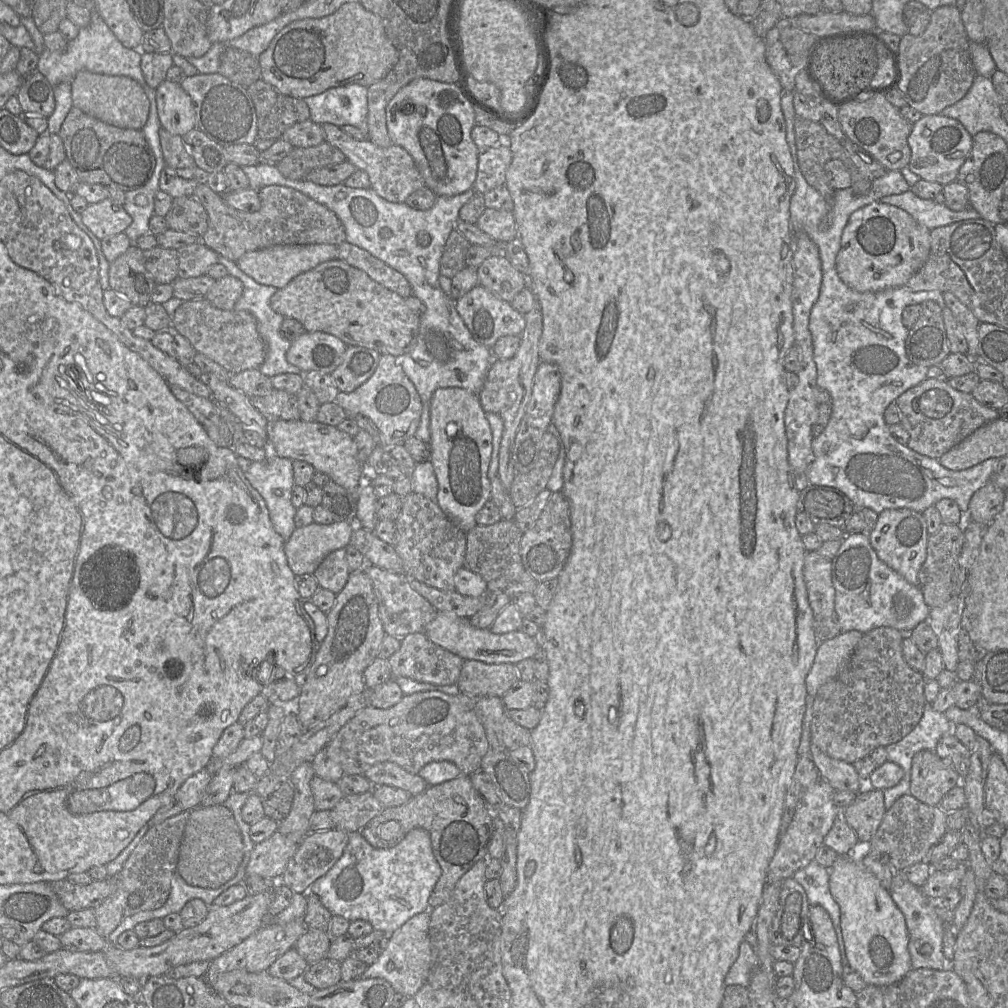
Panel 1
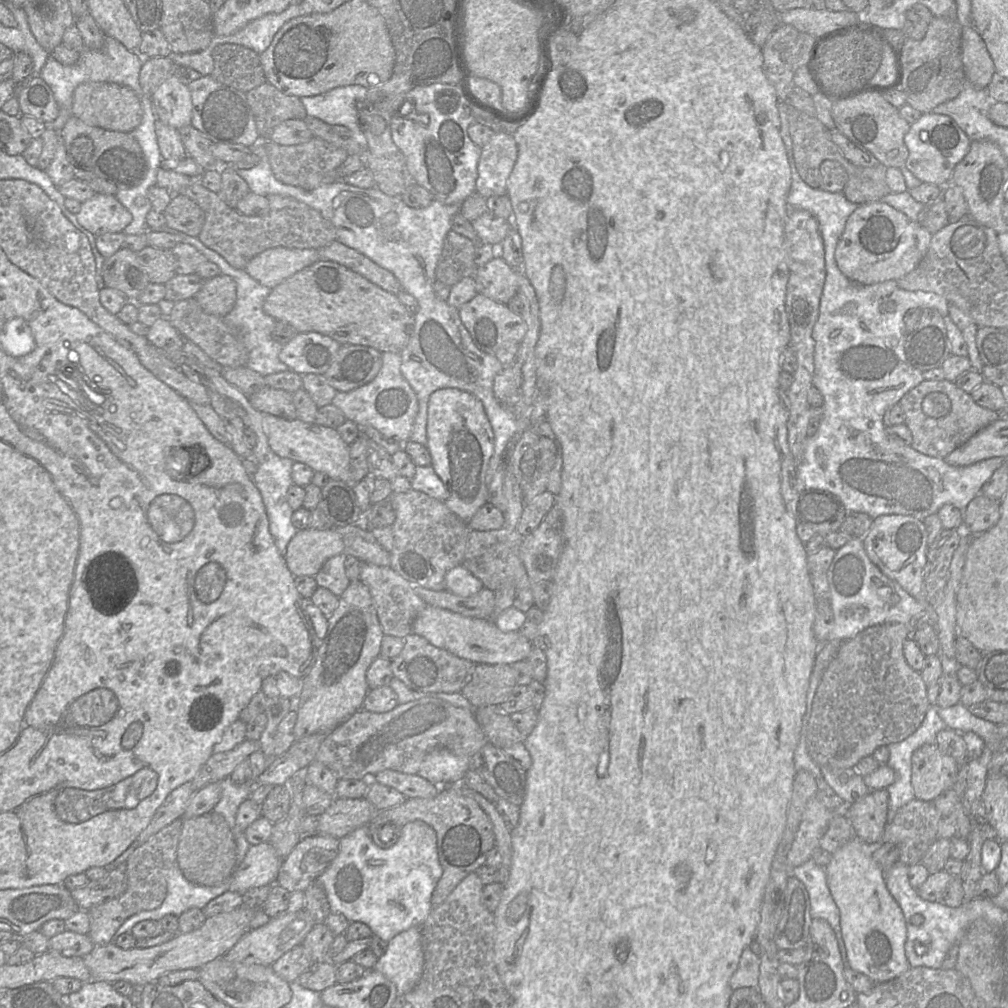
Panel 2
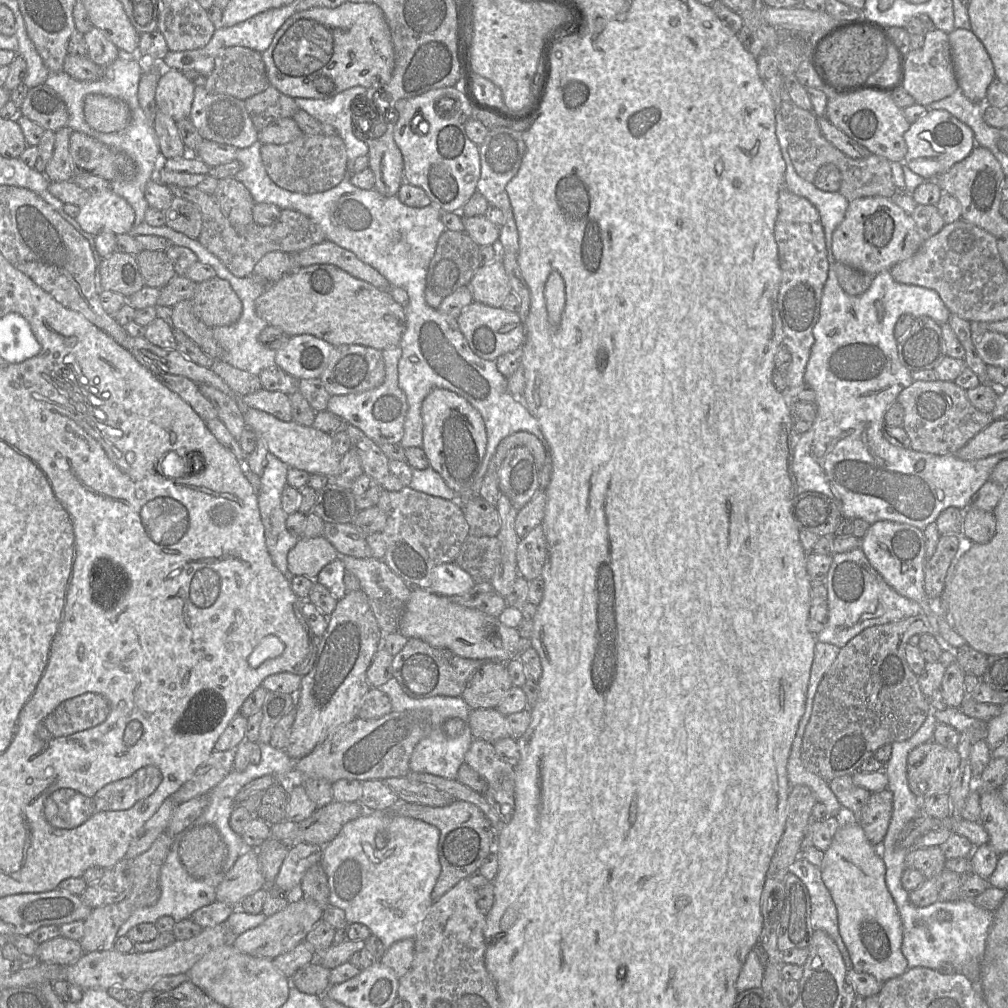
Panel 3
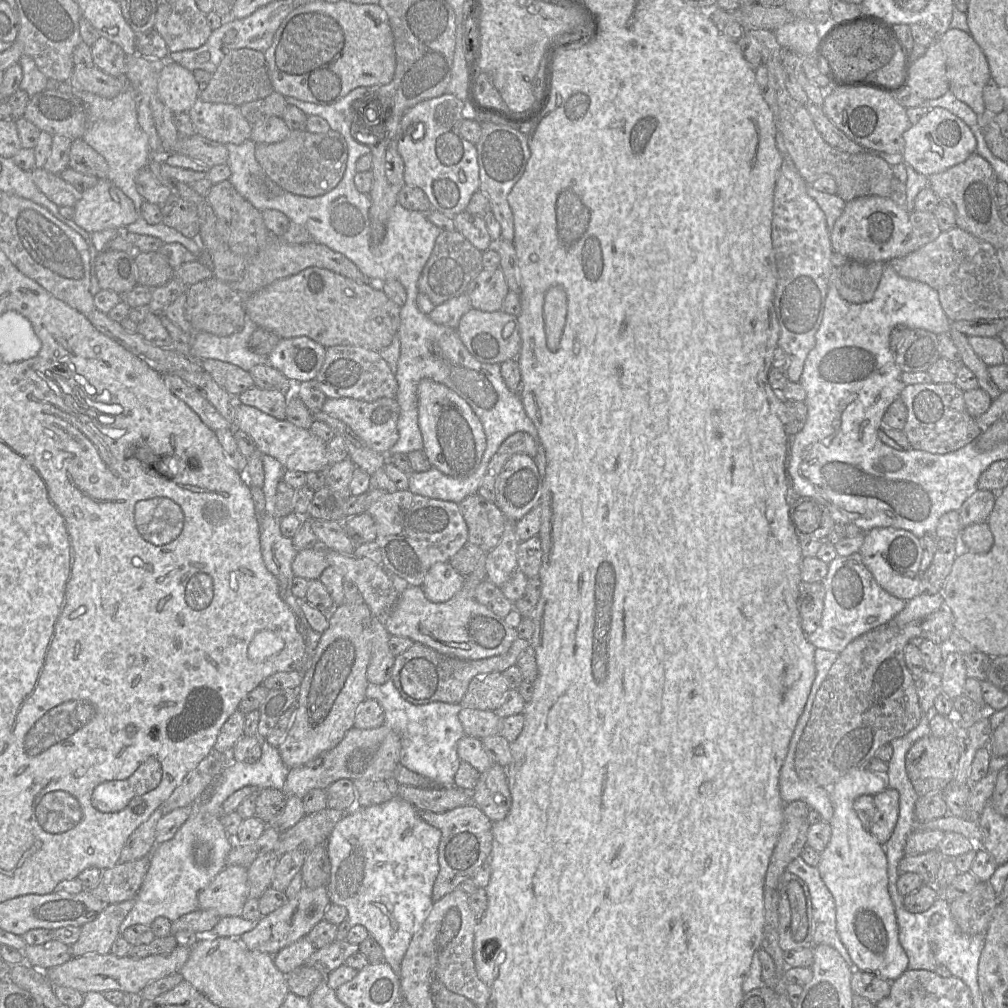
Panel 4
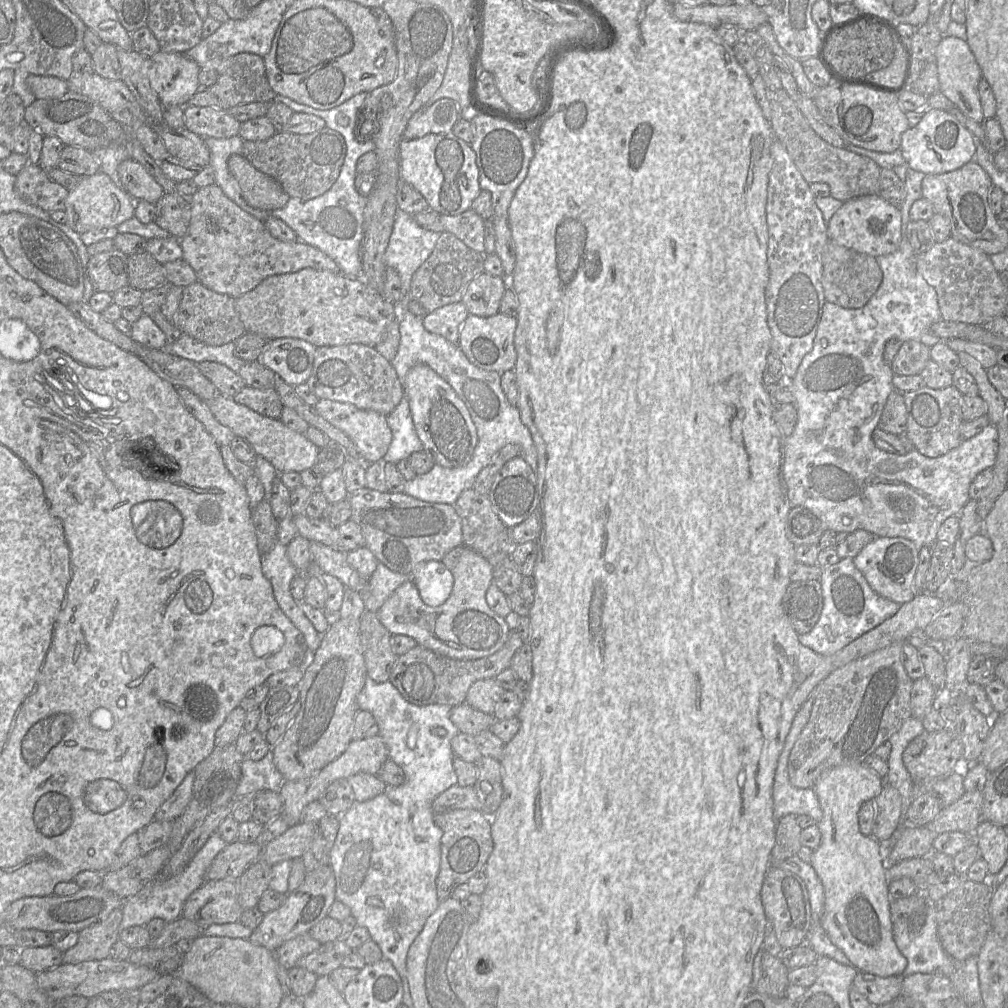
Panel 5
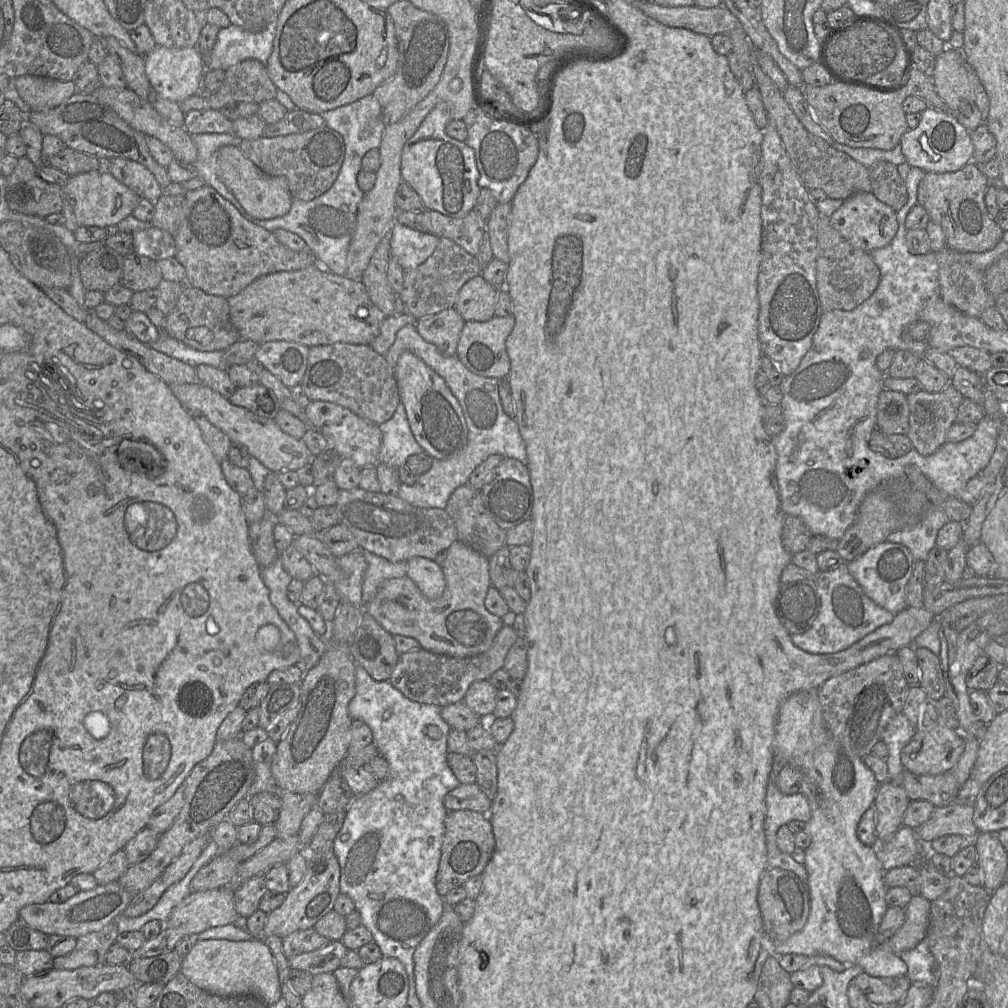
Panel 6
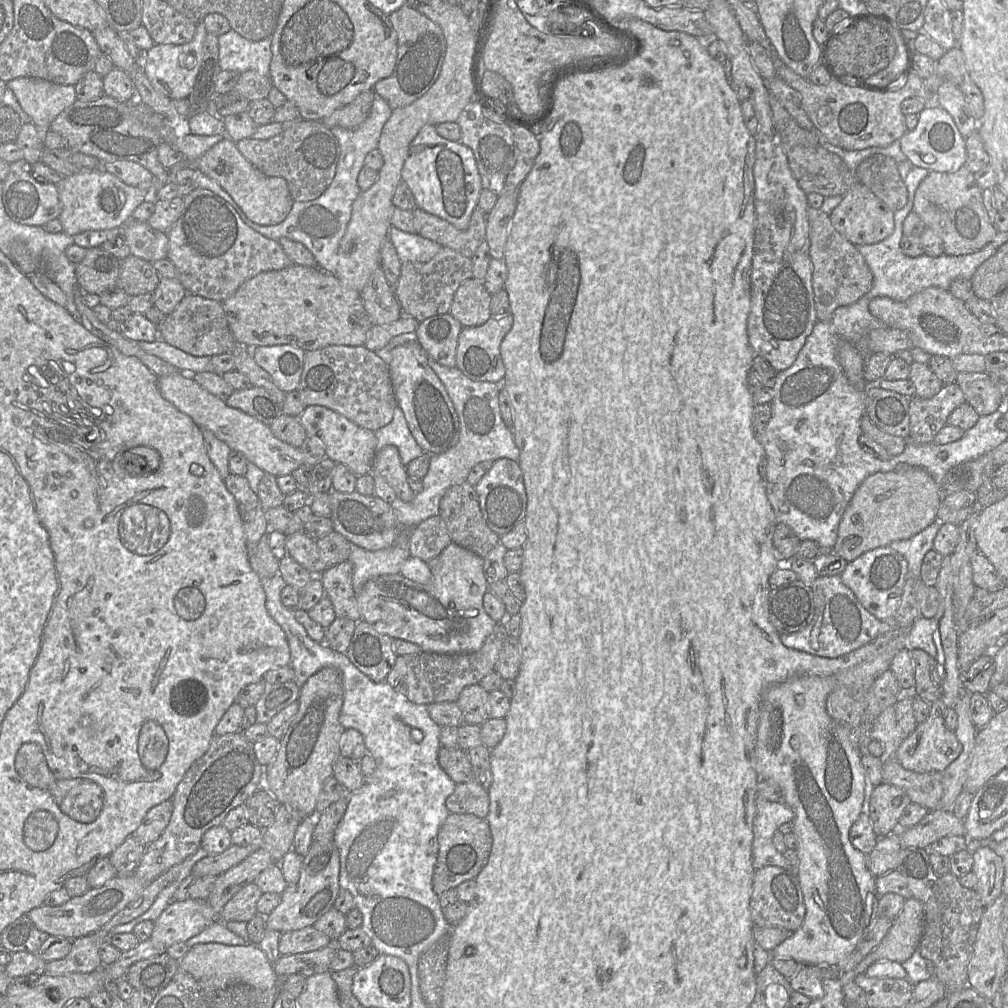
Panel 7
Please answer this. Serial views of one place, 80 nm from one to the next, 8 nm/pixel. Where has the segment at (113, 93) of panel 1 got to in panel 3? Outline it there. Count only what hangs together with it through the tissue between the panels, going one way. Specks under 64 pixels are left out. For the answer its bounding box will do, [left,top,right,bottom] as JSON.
[83,94,132,133]

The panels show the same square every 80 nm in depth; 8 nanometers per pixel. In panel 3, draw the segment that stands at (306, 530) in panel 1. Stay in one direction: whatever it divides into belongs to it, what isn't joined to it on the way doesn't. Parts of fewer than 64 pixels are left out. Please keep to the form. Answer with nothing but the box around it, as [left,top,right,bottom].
[288,536,338,580]

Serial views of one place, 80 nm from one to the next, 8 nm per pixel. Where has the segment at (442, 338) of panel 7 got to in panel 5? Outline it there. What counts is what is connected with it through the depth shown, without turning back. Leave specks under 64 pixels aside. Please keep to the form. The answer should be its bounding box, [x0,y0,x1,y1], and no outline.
[422,301,469,344]

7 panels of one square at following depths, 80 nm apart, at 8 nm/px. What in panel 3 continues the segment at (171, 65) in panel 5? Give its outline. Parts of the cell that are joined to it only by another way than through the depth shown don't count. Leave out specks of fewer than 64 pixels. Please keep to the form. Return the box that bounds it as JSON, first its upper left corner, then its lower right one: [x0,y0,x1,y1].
[155,69,195,121]

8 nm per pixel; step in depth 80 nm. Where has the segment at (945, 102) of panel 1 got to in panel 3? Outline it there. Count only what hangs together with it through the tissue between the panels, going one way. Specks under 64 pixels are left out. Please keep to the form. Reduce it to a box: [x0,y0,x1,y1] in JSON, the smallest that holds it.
[903,29,959,107]

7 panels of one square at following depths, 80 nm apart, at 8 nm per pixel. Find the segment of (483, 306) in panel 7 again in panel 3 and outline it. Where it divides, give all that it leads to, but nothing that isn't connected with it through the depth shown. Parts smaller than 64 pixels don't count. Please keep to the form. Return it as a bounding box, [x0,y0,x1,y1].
[467,259,512,307]

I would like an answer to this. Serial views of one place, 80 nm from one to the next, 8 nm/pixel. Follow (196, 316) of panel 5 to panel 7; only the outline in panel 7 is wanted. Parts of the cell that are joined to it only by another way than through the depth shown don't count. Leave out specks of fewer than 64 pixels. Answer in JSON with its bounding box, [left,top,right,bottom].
[158,293,237,356]

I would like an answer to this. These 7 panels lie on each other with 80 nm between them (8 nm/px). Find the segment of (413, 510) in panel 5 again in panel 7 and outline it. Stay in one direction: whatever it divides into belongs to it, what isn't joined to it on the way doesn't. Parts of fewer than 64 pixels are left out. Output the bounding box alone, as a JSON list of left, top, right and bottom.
[329,491,451,562]

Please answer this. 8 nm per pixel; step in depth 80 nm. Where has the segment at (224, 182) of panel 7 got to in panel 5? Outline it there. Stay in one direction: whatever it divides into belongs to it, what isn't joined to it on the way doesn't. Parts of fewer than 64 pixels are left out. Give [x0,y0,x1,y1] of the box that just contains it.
[227,154,290,210]

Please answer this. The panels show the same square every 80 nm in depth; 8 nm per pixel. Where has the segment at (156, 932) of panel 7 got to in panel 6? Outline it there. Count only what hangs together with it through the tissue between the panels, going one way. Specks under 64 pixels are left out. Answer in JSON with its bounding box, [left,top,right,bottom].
[164,886,239,936]

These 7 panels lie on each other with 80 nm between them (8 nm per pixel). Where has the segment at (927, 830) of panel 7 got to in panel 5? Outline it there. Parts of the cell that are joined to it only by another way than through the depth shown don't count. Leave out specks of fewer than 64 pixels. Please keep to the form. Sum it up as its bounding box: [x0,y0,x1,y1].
[927,791,982,836]

